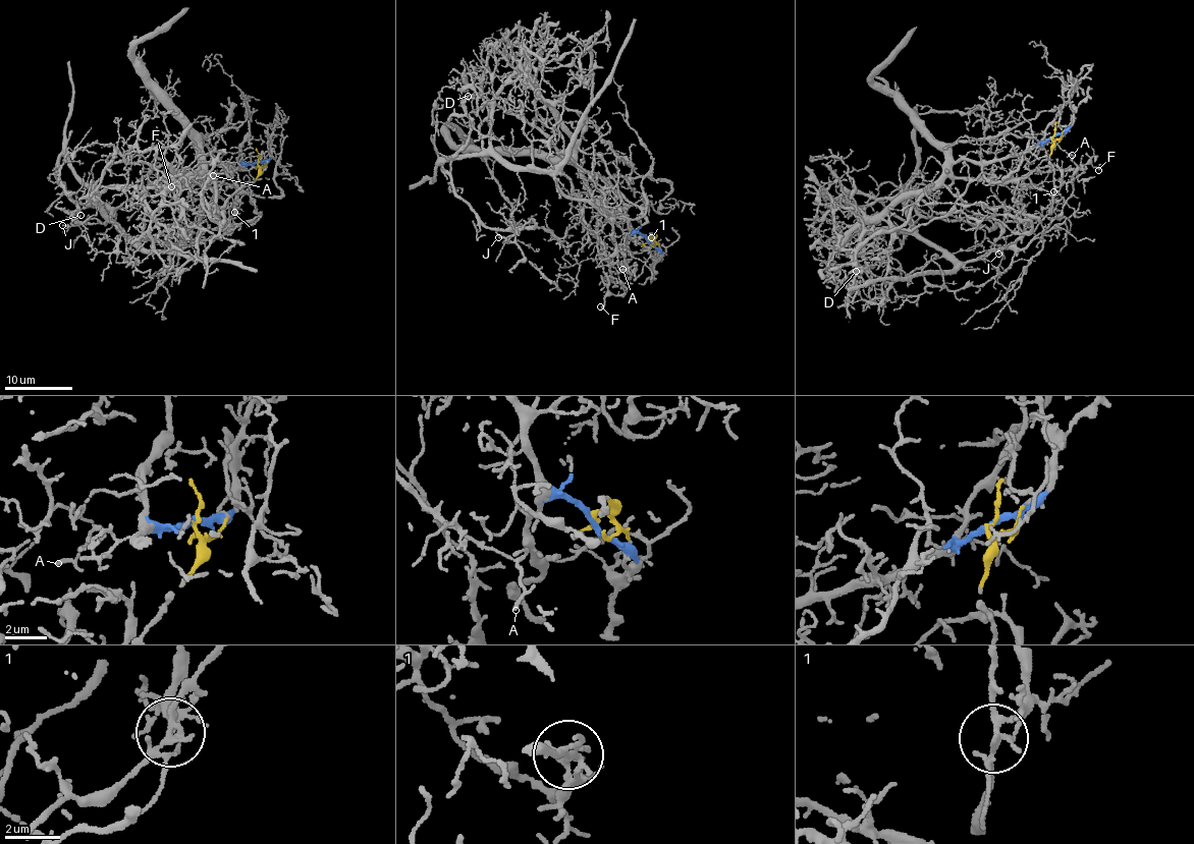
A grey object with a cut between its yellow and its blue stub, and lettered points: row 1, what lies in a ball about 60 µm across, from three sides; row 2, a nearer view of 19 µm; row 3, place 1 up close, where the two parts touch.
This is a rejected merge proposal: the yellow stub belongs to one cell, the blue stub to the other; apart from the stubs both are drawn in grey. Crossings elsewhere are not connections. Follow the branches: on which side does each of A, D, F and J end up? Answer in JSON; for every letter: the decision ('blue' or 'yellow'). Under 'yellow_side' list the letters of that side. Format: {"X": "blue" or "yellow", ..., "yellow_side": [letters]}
{"A": "blue", "D": "yellow", "F": "blue", "J": "yellow", "yellow_side": ["D", "J"]}

